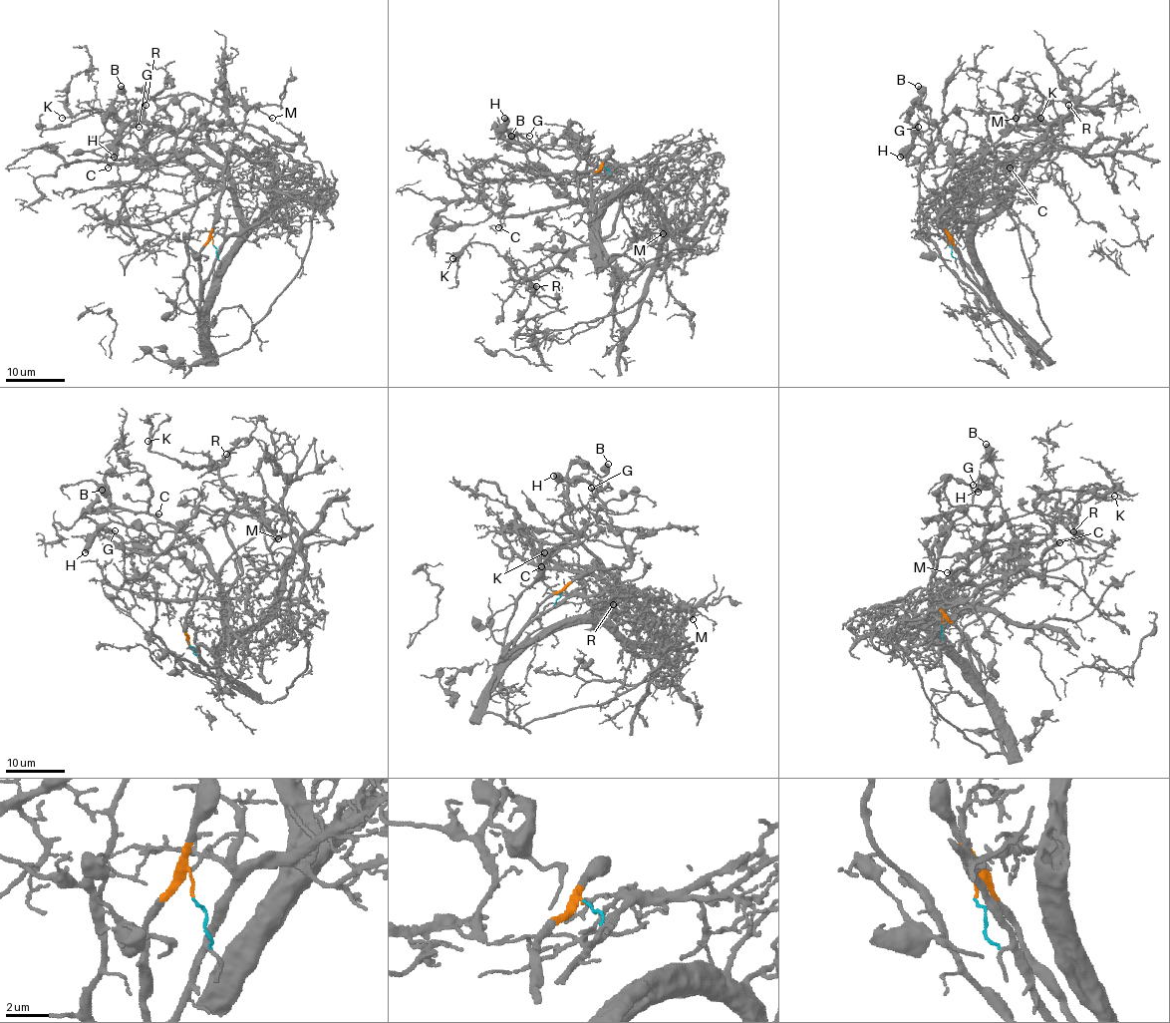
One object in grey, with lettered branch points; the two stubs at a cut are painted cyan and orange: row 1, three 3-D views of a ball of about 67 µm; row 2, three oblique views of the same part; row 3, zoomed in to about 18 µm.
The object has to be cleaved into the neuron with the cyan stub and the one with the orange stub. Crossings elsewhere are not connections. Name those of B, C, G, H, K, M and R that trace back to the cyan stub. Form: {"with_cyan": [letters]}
{"with_cyan": ["C", "K", "M", "R"]}

